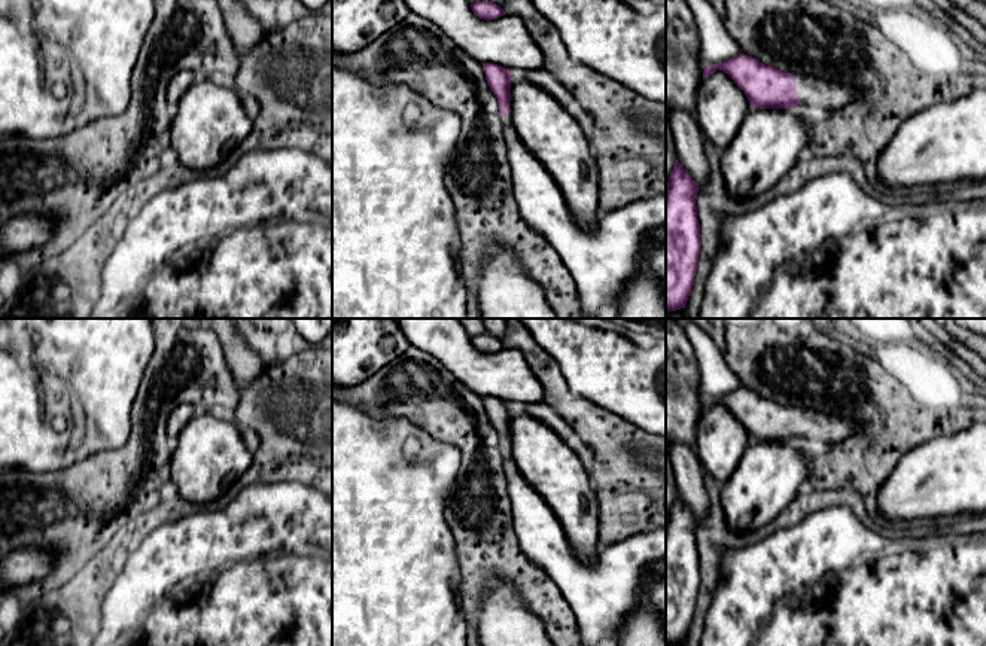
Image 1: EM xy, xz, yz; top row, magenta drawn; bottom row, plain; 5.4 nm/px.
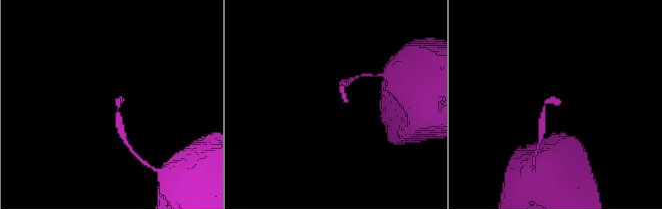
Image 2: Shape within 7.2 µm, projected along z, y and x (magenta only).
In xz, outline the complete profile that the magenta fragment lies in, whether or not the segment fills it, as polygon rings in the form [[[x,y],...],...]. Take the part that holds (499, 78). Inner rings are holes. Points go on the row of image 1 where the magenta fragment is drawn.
[[[483,63],[483,68],[486,73],[486,80],[489,82],[492,92],[496,95],[499,101],[500,116],[508,116],[511,113],[509,89],[511,89],[511,80],[512,80],[509,70],[492,63]]]

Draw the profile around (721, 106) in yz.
[[[716,70],[702,79],[696,92],[696,119],[713,146],[725,150],[742,127],[751,104],[734,80]]]

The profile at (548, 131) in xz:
[[[509,73],[512,125],[559,185],[575,220],[593,229],[602,216],[597,202],[600,179],[587,135],[554,97],[523,74]]]

